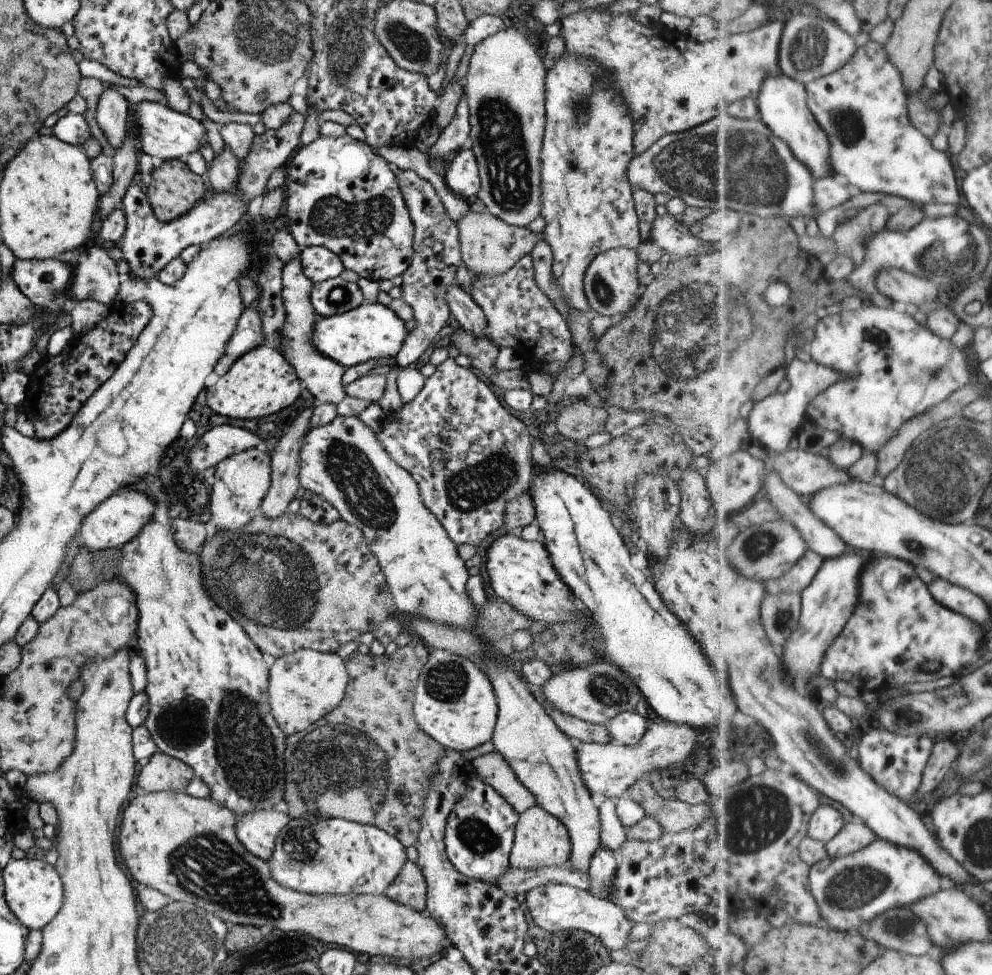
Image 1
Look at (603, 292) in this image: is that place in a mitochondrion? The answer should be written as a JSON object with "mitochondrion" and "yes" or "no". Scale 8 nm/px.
{"mitochondrion":"yes"}

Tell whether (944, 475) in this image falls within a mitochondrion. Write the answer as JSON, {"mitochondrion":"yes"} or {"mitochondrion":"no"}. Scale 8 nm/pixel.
{"mitochondrion":"yes"}

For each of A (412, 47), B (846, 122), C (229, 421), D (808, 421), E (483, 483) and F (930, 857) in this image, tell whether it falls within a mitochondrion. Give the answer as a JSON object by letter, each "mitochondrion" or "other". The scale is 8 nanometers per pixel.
{"A":"mitochondrion","B":"mitochondrion","C":"other","D":"other","E":"mitochondrion","F":"other"}

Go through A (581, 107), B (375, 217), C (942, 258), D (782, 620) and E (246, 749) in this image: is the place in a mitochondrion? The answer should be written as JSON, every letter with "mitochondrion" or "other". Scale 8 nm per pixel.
{"A":"mitochondrion","B":"mitochondrion","C":"mitochondrion","D":"mitochondrion","E":"mitochondrion"}

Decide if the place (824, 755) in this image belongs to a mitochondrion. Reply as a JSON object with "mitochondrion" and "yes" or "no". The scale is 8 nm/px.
{"mitochondrion":"yes"}

